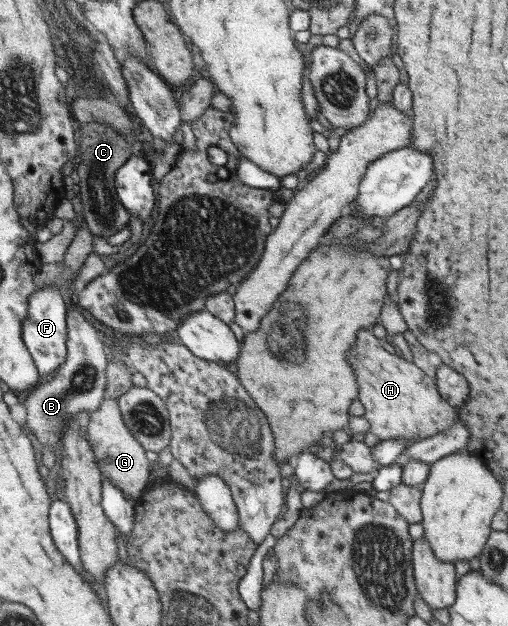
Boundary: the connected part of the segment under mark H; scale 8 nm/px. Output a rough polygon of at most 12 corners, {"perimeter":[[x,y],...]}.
{"perimeter":[[371,330],[348,352],[370,432],[412,444],[450,429],[438,382]]}

